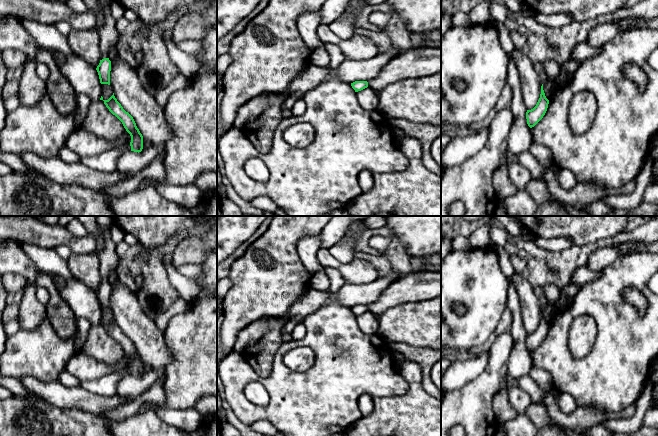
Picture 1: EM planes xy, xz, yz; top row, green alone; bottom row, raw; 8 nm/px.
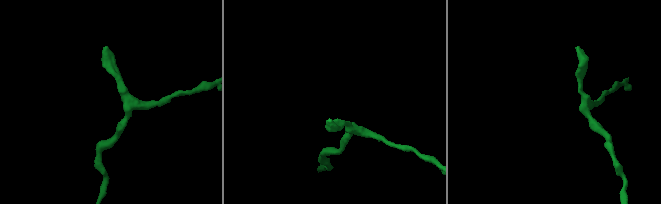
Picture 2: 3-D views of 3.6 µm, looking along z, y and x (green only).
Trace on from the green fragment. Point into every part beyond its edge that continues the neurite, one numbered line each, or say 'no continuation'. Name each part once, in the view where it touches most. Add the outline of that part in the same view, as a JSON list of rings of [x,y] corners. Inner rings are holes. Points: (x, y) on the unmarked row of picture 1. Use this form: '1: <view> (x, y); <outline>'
1: xy (108, 258); [[[75,216],[75,221],[80,223],[94,238],[102,236],[104,248],[95,251],[100,262],[101,284],[108,282],[112,270],[119,267],[119,257],[115,251],[116,245],[113,243],[109,230],[101,230],[97,223],[97,216]]]

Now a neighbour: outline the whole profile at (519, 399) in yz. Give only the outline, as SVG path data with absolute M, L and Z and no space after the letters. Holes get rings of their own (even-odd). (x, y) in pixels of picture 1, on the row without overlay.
M515 381L507 392L510 405L516 410L518 415L525 414L528 407L533 403L529 394L519 387Z

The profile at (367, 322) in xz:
M367 311L356 316L359 329L369 335L376 335L378 330L378 318L375 314Z

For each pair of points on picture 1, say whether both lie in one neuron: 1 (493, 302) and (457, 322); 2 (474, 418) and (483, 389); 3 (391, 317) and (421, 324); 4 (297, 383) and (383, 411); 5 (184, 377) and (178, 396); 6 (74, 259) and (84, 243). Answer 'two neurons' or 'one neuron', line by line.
1: one neuron
2: one neuron
3: one neuron
4: two neurons
5: one neuron
6: two neurons

